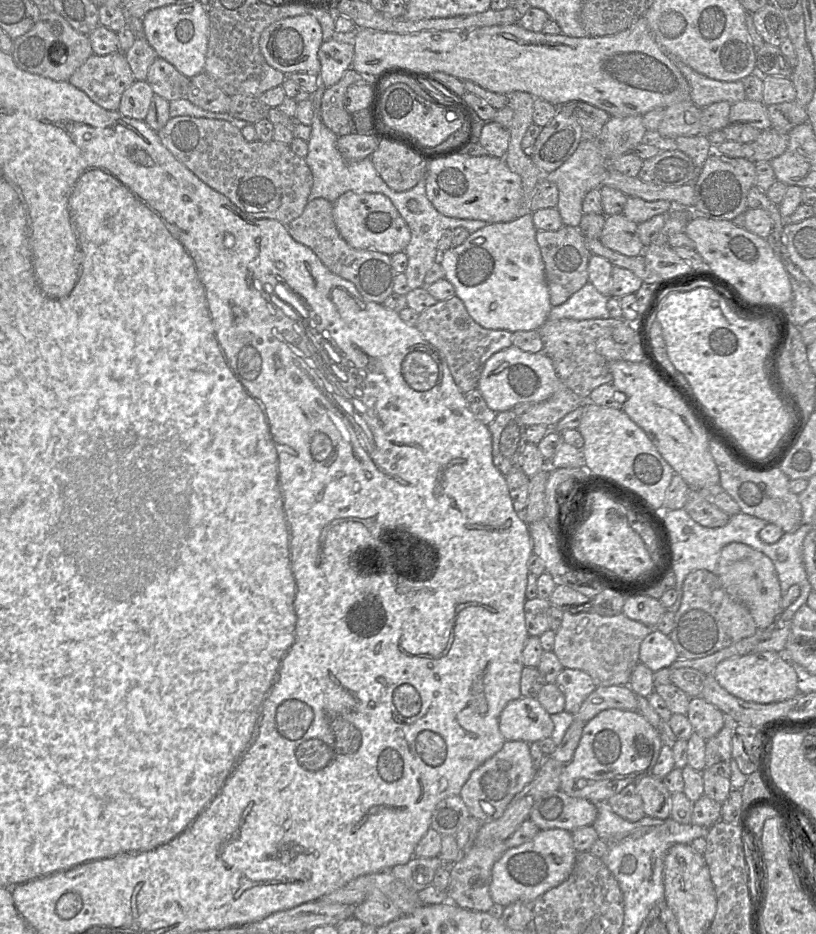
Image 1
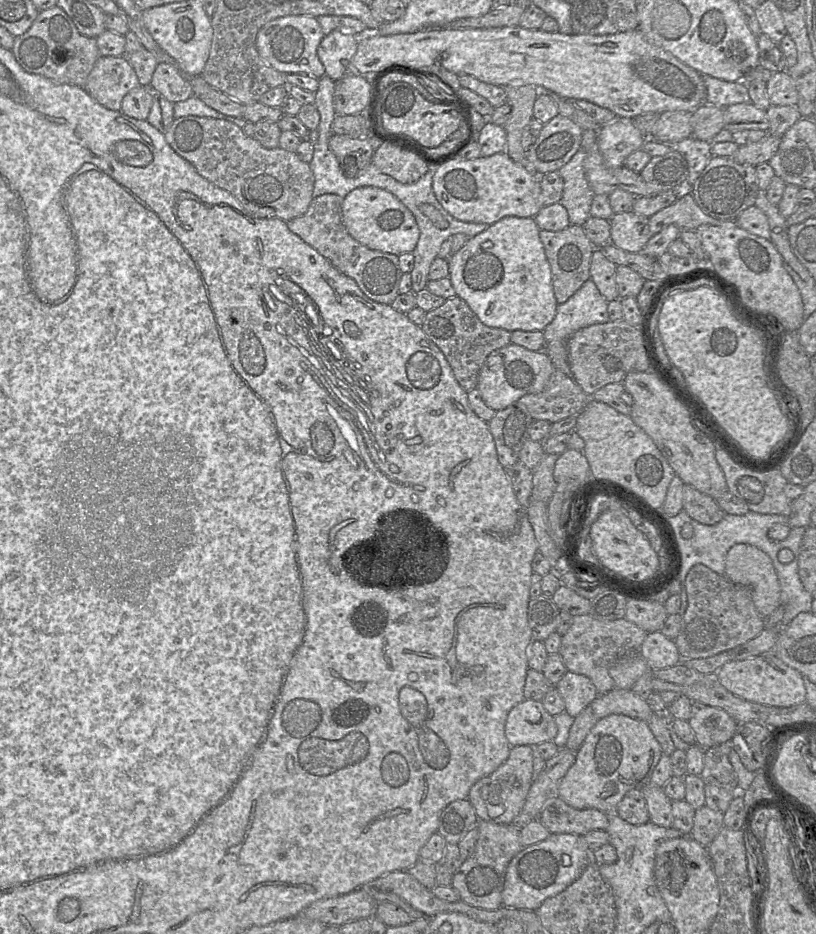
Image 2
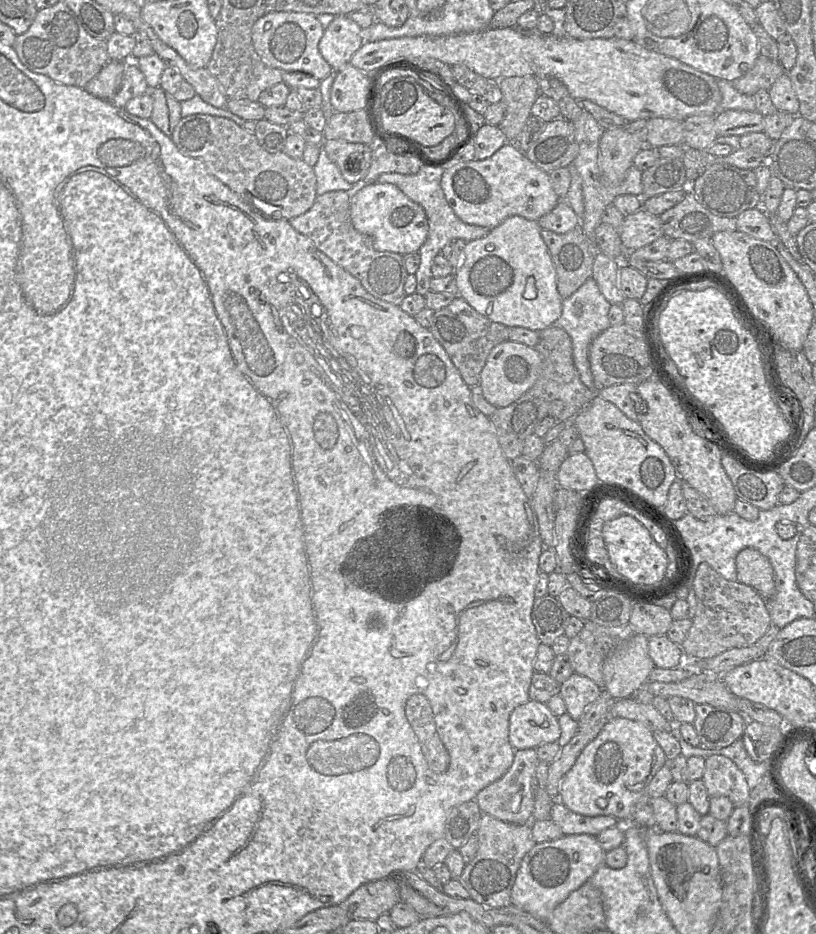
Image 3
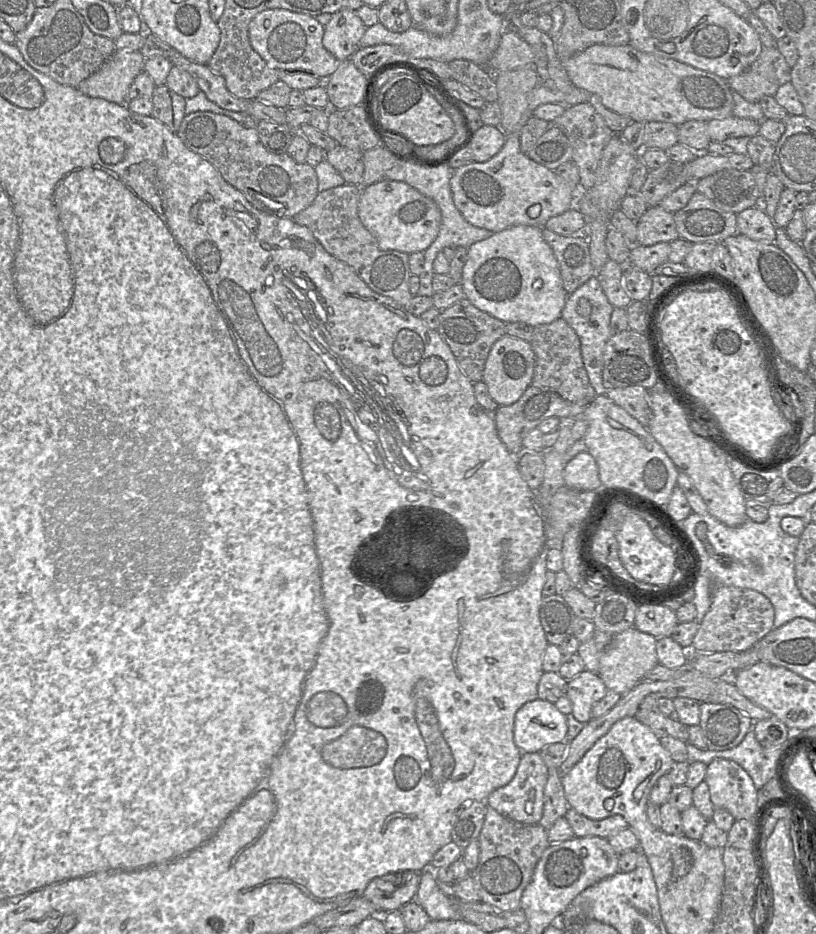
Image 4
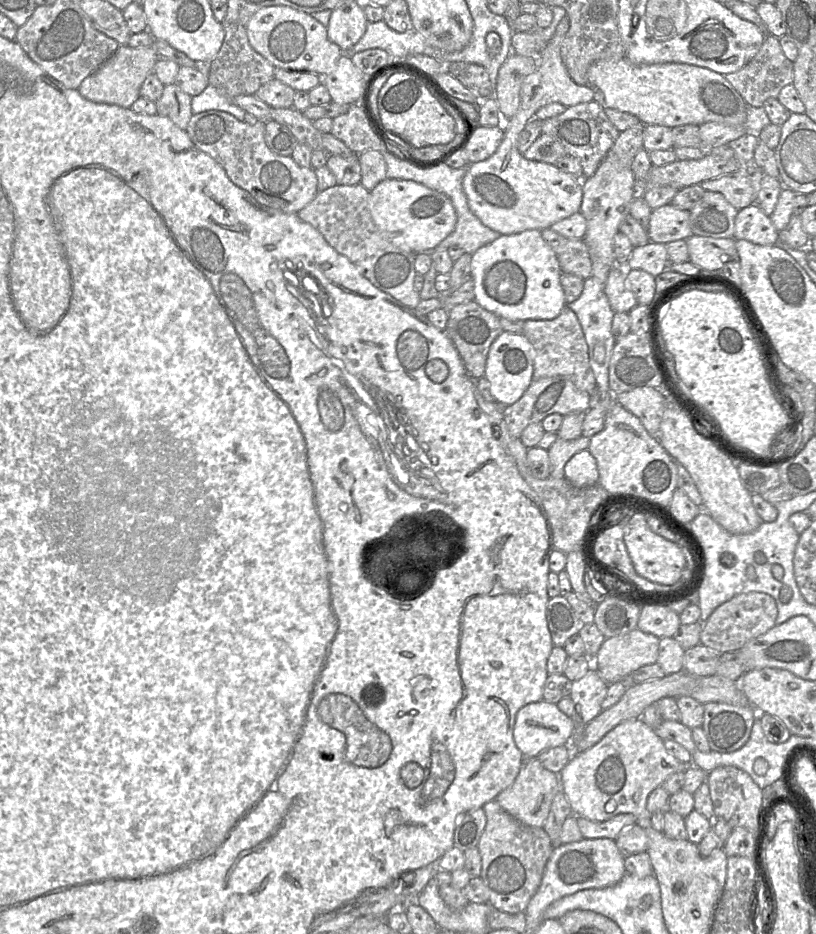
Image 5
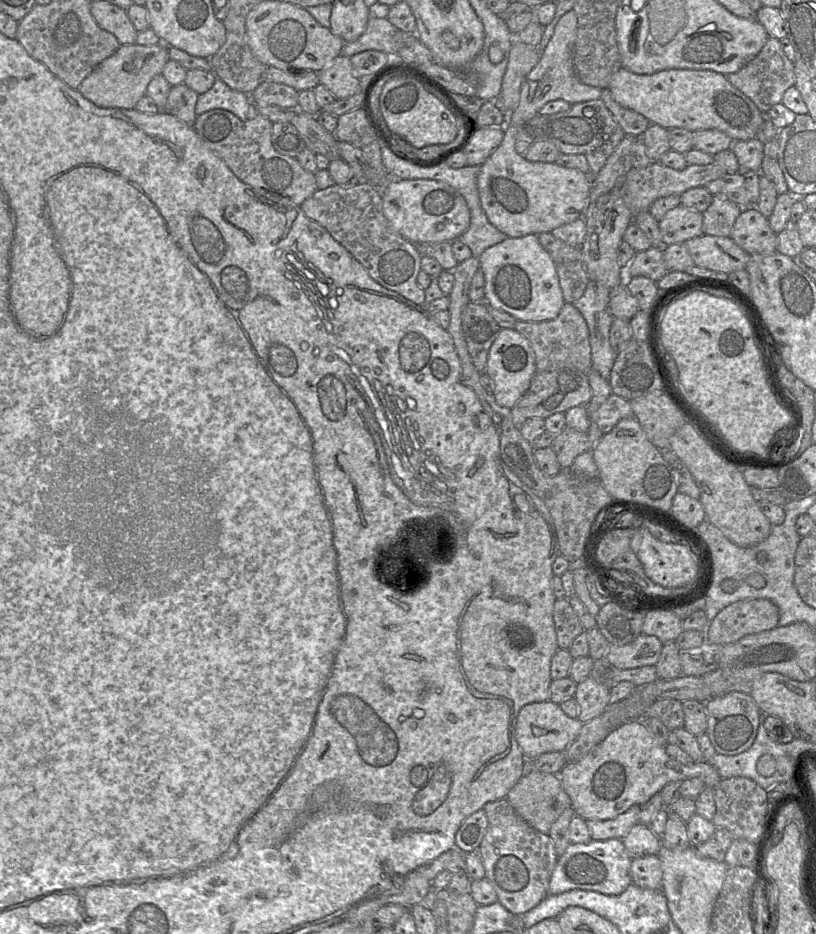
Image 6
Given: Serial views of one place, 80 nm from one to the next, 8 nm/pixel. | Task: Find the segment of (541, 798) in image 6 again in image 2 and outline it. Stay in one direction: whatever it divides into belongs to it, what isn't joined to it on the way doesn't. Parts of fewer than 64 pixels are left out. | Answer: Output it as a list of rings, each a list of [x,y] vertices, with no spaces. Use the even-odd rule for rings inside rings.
[[[513,746],[507,760],[494,772],[479,779],[470,789],[467,799],[478,820],[498,824],[511,824],[521,812],[532,784],[534,747]]]

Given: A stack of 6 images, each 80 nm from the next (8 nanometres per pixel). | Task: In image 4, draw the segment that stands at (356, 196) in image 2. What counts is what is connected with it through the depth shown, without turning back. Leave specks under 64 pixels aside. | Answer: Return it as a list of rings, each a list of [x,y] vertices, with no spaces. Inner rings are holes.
[[[387,179],[362,187],[358,215],[365,228],[376,238],[381,250],[397,250],[407,254],[424,252],[437,237],[441,224],[441,212],[434,200],[405,182]]]

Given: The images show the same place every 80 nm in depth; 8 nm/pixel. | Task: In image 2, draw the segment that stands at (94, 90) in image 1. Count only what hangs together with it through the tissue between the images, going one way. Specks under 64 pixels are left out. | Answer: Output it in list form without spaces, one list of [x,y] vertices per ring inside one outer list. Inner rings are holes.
[[[100,56],[84,84],[85,91],[110,110],[120,110],[123,97],[140,86],[128,56]]]

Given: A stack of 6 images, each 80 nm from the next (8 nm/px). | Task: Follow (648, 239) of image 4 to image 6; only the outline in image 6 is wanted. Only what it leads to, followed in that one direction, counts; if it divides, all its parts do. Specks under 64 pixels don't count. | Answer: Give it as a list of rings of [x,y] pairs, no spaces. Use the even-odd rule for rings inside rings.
[[[679,205],[669,210],[659,221],[662,245],[684,243],[702,235],[702,212]]]

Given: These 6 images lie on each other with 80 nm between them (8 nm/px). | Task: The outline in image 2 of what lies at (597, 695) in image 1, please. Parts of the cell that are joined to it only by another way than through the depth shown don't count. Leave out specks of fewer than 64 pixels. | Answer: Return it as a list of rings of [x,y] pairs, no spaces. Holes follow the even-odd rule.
[[[613,689],[599,694],[590,707],[597,719],[611,714],[622,714],[648,723],[654,714],[647,701],[637,696],[631,689]]]

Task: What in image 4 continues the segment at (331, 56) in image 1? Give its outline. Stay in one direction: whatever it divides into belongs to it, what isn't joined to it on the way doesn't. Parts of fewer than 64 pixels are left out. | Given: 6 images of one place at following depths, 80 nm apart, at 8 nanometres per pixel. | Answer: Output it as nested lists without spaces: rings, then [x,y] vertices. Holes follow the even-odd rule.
[[[341,9],[324,26],[322,44],[338,61],[349,59],[359,48],[366,28],[355,11]]]

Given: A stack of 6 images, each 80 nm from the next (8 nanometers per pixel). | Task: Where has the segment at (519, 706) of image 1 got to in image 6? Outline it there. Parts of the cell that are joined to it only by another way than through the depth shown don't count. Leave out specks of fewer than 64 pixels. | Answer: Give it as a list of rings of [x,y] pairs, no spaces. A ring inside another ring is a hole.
[[[549,699],[544,702],[534,702],[521,708],[515,725],[515,737],[526,760],[533,760],[543,753],[562,751],[577,738],[584,723],[577,718],[570,718]]]

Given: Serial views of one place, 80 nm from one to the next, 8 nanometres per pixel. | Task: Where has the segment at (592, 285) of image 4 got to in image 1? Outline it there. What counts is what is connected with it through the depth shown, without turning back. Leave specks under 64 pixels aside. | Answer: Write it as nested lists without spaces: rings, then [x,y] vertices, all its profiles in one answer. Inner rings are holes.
[[[589,281],[561,305],[552,307],[549,320],[560,319],[607,319],[608,297],[601,294]]]

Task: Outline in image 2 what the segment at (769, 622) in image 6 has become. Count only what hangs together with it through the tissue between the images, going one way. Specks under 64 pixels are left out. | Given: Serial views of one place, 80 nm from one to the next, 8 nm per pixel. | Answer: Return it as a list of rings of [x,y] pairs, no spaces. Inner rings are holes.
[[[703,564],[694,565],[685,578],[687,609],[675,645],[682,659],[699,659],[731,650],[758,636],[765,621],[758,613],[749,589],[731,582]]]

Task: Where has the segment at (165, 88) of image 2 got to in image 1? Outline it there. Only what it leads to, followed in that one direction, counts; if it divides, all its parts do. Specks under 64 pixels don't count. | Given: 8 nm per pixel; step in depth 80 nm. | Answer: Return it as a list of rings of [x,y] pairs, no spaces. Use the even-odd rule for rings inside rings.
[[[157,57],[150,65],[146,81],[154,94],[165,98],[169,102],[184,98],[189,84],[189,78],[160,57]]]

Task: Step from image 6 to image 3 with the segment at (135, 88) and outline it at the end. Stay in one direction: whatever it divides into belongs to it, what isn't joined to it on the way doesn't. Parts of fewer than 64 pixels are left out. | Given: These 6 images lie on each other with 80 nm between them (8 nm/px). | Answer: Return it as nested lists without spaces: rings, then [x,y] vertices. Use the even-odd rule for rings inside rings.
[[[109,60],[83,88],[102,100],[112,101],[121,86],[125,62]]]

